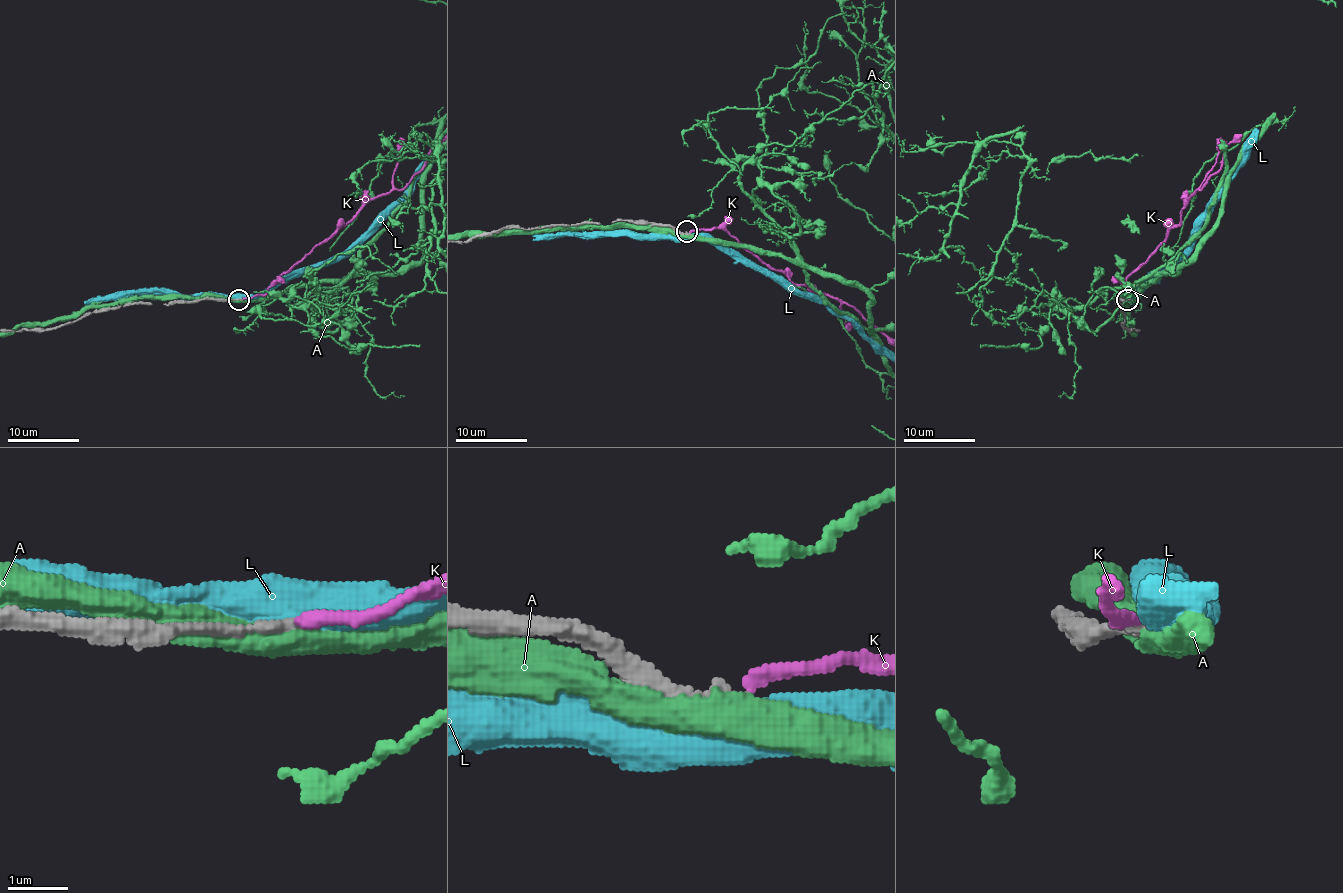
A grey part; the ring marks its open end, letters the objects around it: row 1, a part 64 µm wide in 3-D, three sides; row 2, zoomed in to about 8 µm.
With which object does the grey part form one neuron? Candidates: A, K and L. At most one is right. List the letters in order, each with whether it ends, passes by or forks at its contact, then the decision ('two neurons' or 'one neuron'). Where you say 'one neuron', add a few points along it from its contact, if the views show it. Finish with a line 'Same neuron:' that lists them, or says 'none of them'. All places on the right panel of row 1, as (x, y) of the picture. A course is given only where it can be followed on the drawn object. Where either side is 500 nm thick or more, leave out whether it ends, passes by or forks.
A: two neurons
K: it ends | two neurons
L: two neurons
Same neuron: none of them

